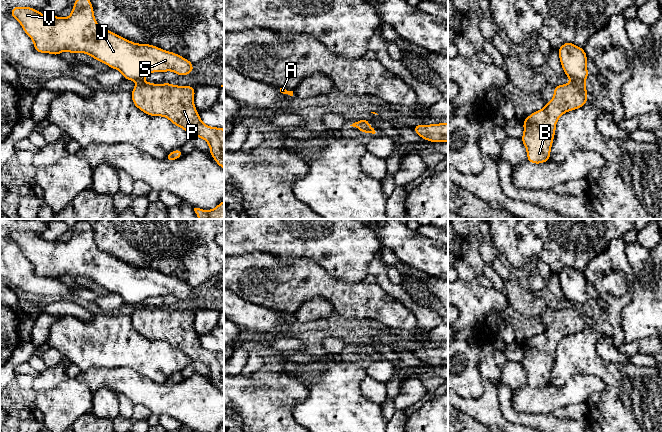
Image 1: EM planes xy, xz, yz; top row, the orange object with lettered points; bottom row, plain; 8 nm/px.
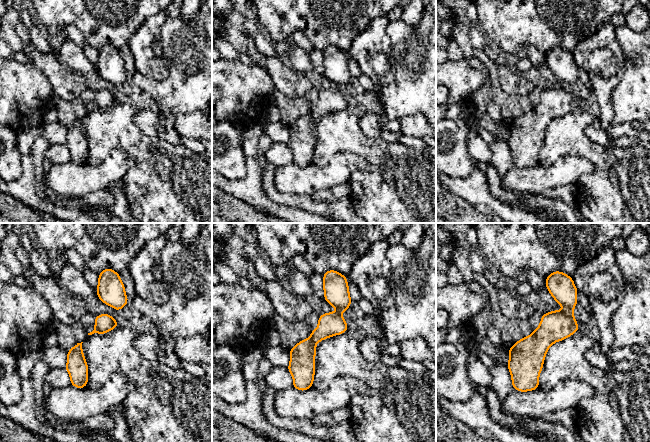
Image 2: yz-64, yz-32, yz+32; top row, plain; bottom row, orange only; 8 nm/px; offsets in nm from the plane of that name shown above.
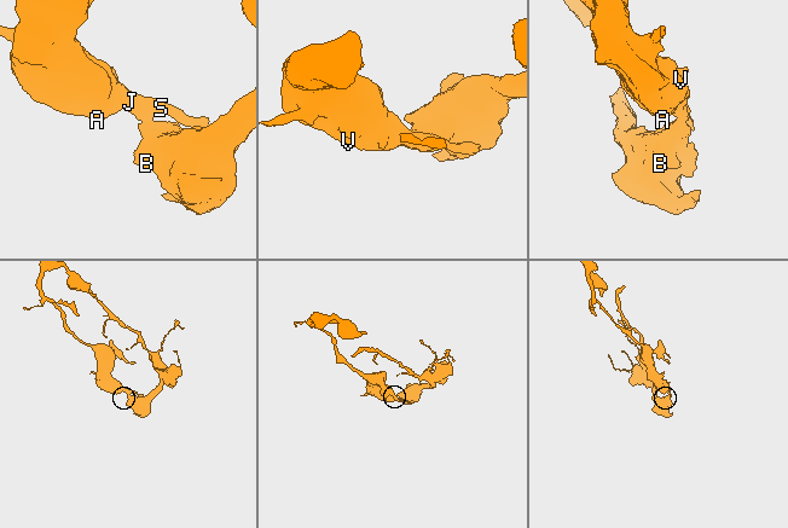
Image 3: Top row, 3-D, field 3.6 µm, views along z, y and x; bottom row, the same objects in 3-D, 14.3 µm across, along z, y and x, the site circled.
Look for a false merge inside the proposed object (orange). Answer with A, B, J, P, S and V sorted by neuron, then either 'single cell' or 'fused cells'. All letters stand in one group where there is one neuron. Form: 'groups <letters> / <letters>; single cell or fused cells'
groups A J S V / B P; fused cells

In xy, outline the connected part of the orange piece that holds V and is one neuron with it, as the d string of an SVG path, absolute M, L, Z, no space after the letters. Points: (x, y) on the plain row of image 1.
M86 219L77 221L69 241L44 240L41 235L21 230L13 231L11 240L32 263L35 275L86 277L120 295L126 304L141 306L153 296L173 295L178 300L193 296L193 287L178 278L131 266L100 251Z

